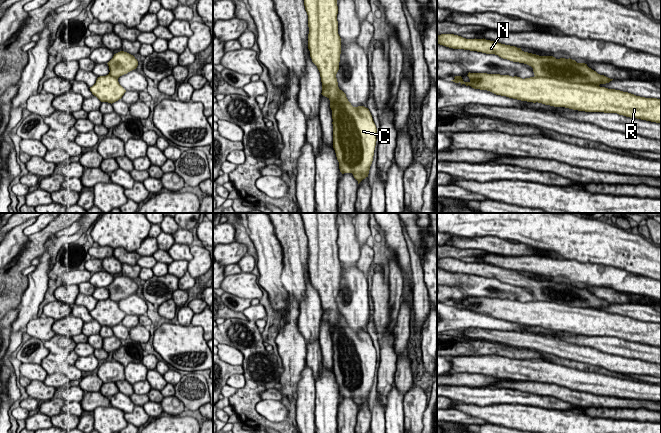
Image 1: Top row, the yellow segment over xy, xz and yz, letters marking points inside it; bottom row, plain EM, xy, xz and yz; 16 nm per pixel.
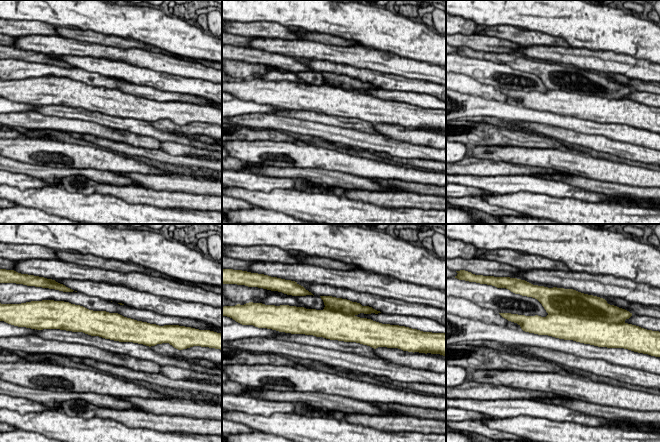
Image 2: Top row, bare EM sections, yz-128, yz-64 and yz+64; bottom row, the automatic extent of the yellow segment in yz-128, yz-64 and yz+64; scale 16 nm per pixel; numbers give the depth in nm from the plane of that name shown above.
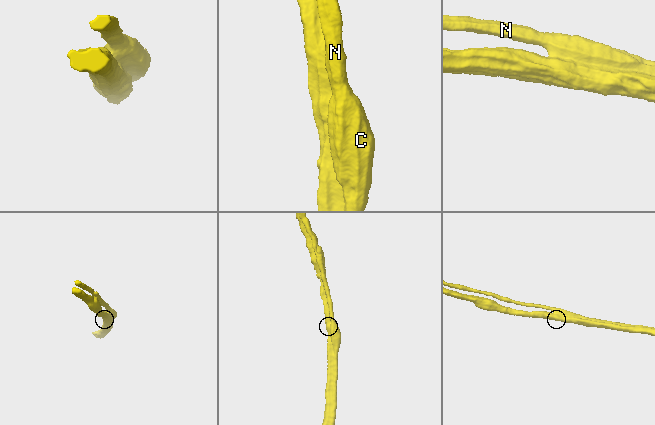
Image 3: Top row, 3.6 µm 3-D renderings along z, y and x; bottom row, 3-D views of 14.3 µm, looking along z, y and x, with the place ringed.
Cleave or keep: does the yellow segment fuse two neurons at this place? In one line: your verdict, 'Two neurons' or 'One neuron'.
Two neurons

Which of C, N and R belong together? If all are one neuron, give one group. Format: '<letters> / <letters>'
C N / R

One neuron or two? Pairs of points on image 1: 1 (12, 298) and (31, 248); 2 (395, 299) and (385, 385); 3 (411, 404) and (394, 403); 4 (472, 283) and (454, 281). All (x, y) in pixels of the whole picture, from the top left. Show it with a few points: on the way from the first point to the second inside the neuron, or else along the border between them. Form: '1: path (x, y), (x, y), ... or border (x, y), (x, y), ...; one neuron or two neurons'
1: path (14, 286), (14, 269), (22, 260); one neuron
2: border (391, 309), (387, 330), (392, 334); two neurons
3: border (403, 396), (403, 420), (405, 422); two neurons
4: path (468, 283), (458, 281); one neuron

